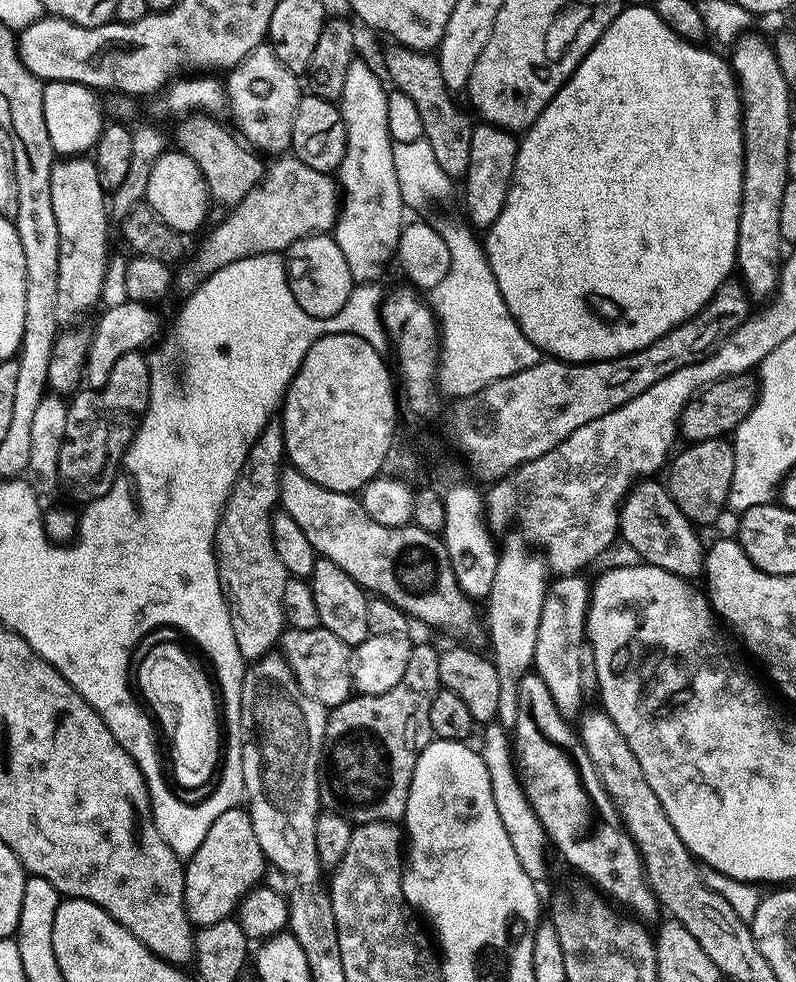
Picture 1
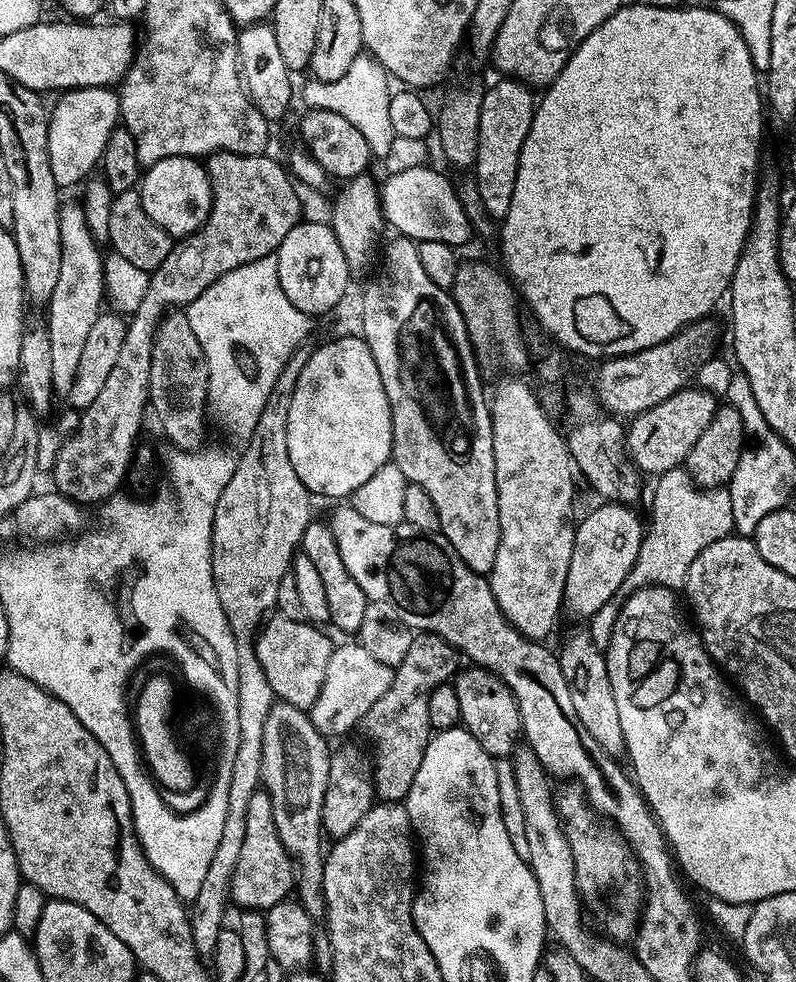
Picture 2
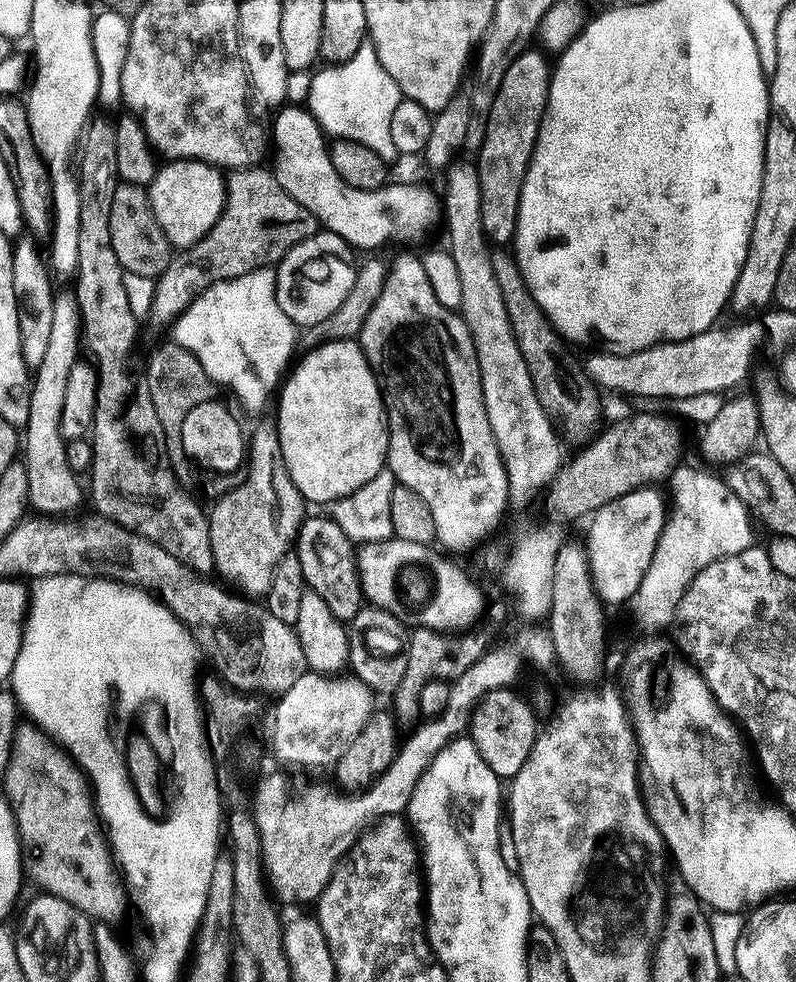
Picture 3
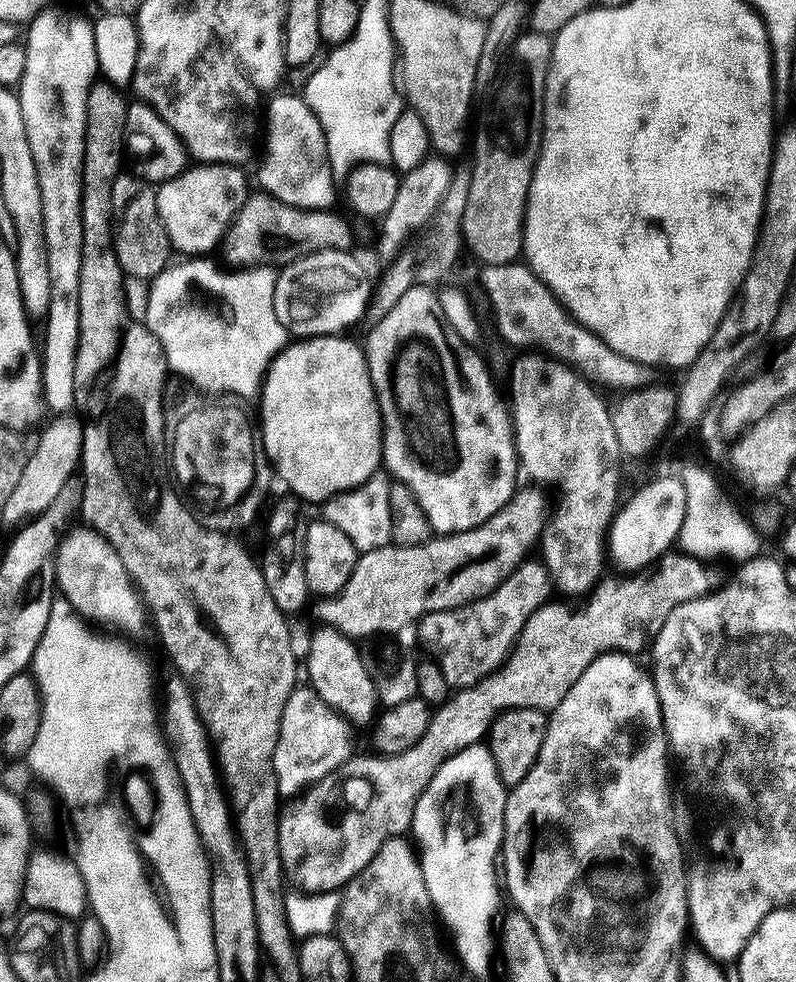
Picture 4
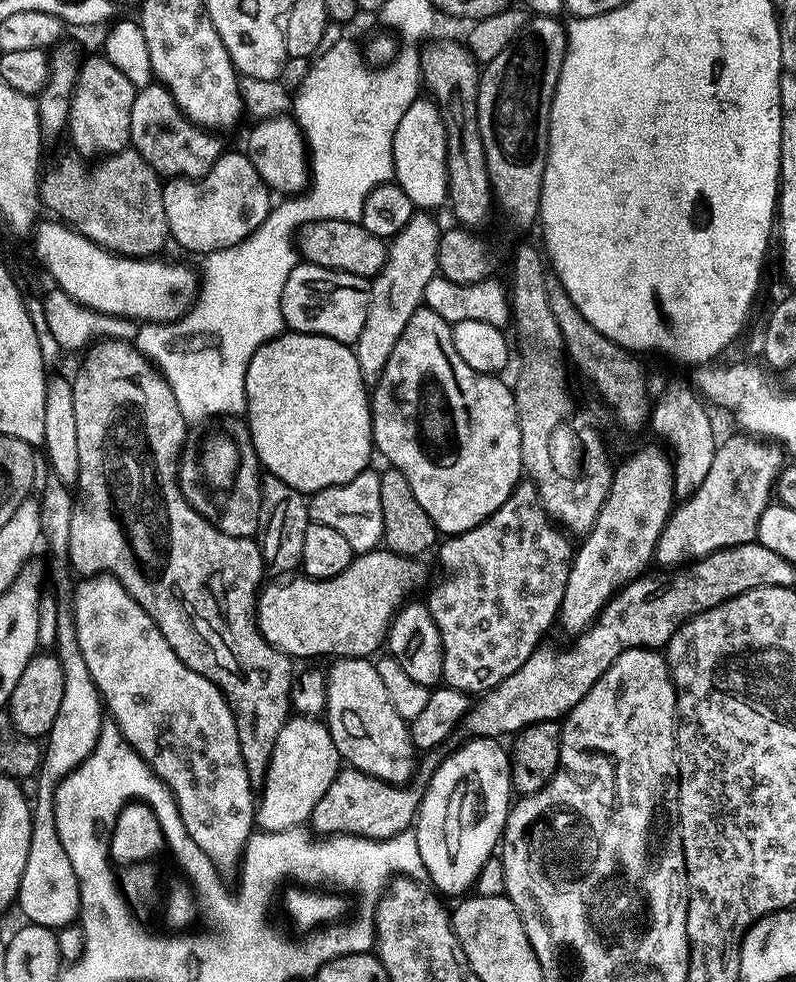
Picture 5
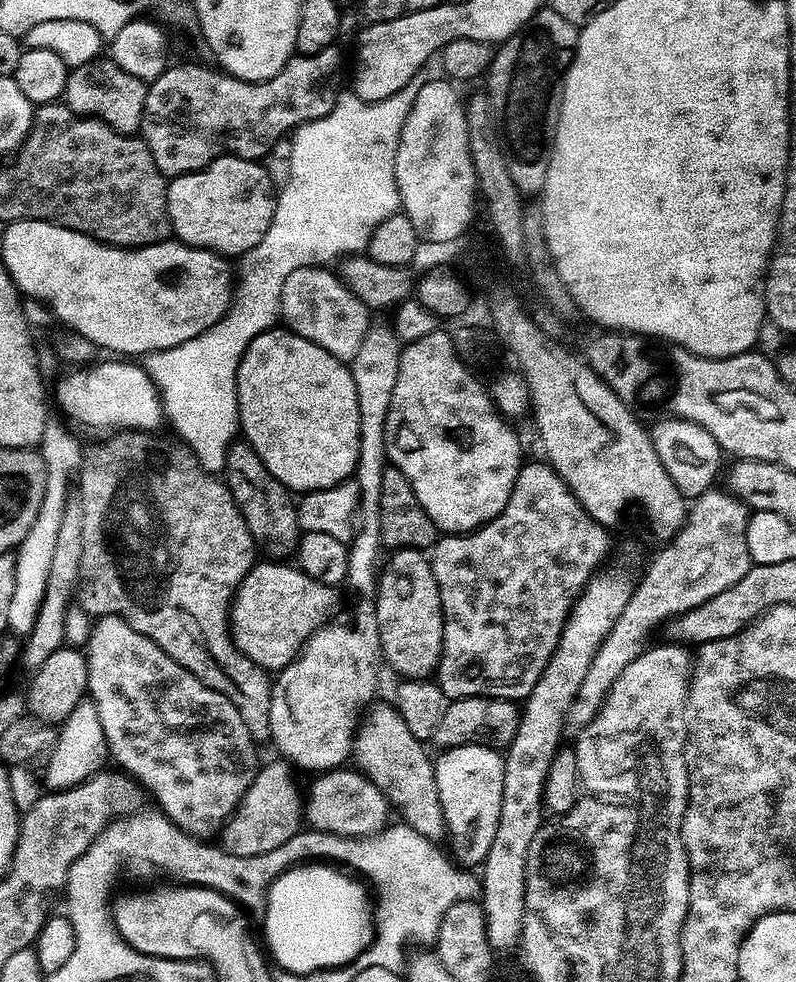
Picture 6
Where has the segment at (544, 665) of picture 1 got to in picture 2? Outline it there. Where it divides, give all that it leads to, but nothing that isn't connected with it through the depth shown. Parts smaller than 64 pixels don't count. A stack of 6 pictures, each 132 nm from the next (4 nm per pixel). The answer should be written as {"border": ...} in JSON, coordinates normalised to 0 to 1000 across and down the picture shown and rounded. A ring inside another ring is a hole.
{"border":[[[759,511],[751,515],[722,537],[719,568],[707,601],[707,624],[731,631],[742,630],[756,617],[773,610],[771,605],[780,597],[783,599],[800,570],[809,545],[809,534],[793,516],[773,511]]]}

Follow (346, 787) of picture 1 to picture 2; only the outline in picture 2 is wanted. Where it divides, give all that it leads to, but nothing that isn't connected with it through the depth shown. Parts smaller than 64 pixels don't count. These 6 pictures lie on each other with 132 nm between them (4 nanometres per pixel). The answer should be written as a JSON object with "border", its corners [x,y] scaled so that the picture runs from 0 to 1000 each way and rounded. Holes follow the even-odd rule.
{"border":[[[530,644],[518,649],[515,666],[505,670],[505,674],[495,682],[492,698],[470,719],[459,727],[455,734],[457,749],[467,761],[467,784],[465,791],[471,802],[471,810],[482,817],[511,816],[513,805],[520,796],[520,788],[525,788],[525,780],[530,780],[530,768],[535,764],[540,753],[540,727],[535,723],[535,715],[540,715],[540,707],[553,697],[564,696],[575,683],[575,665],[567,656],[559,654],[553,648],[544,644]]]}

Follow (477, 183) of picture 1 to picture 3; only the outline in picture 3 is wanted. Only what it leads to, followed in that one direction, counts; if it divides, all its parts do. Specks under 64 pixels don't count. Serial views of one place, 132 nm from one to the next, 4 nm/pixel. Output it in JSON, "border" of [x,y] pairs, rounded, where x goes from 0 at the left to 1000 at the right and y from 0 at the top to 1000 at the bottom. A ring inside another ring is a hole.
{"border":[[[661,51],[641,63],[641,71],[636,71],[636,79],[631,79],[631,88],[626,88],[626,96],[611,116],[609,140],[606,149],[597,160],[601,185],[604,191],[604,224],[608,237],[619,249],[633,251],[648,239],[653,199],[661,181],[661,173],[666,169],[668,154],[673,152],[673,142],[678,125],[683,119],[683,109],[688,107],[688,82],[691,80],[691,61],[682,52]]]}

